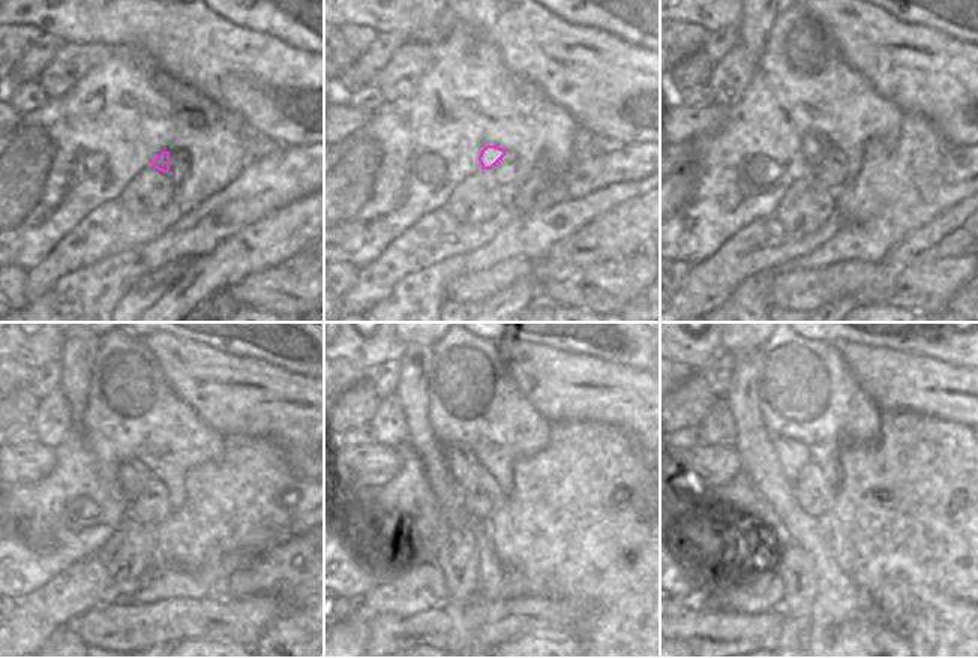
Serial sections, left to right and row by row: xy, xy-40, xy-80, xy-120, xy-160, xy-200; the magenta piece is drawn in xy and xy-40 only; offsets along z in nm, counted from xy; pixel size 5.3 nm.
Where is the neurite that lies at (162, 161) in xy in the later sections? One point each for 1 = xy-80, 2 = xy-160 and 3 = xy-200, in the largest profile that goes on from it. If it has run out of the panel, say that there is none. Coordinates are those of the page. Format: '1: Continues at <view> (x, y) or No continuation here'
1: Continues at xy-80 (815, 146)
2: Continues at xy-160 (461, 462)
3: Continues at xy-200 (792, 454).

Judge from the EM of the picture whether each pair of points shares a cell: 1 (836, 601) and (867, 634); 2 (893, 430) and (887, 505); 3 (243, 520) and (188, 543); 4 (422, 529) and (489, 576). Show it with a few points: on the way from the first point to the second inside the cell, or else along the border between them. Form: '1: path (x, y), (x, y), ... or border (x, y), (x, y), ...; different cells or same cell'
1: path (842, 609), (860, 627); same cell
2: path (893, 448), (893, 487); same cell
3: path (230, 520), (213, 520), (201, 529); same cell
4: border (435, 498), (450, 529); different cells

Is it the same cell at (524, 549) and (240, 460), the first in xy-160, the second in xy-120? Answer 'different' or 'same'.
same

